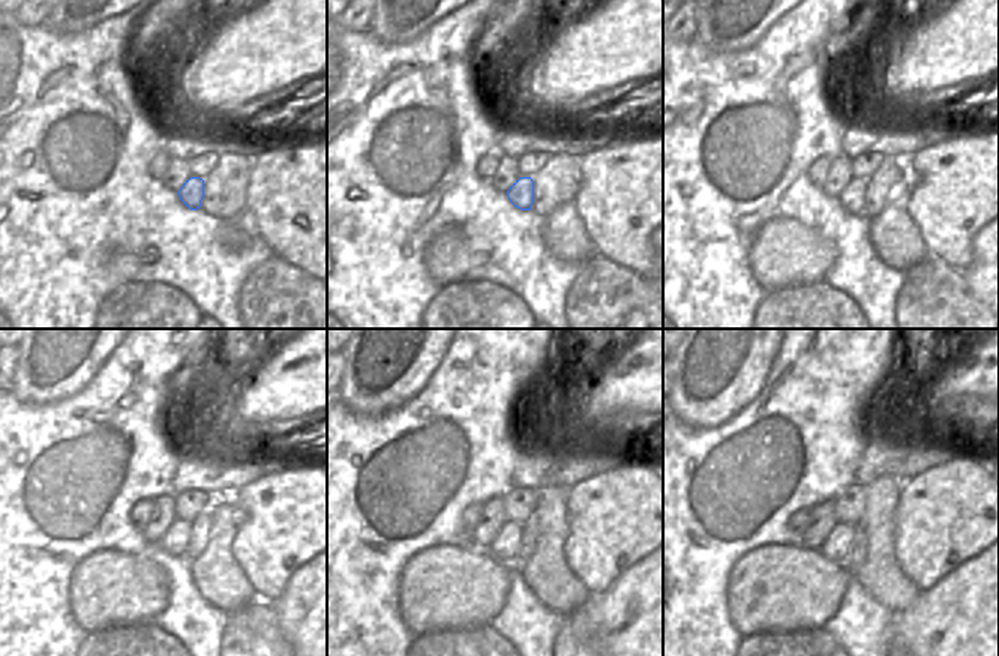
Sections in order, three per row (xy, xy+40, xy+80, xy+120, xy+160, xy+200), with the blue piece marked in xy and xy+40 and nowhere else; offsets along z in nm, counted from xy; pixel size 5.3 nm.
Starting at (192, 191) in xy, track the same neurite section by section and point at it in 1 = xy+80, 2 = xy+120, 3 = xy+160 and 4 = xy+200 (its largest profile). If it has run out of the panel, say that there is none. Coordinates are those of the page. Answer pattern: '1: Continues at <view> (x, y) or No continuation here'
1: Continues at xy+80 (852, 197)
2: Continues at xy+120 (176, 539)
3: Continues at xy+160 (504, 547)
4: Continues at xy+200 (839, 542)

